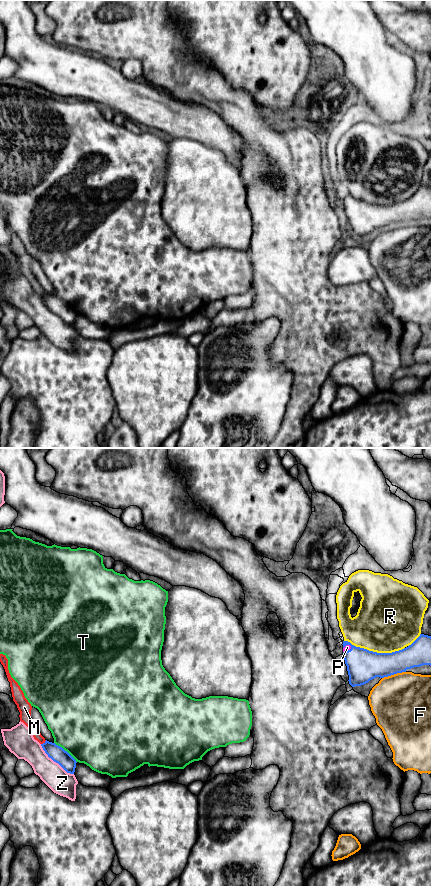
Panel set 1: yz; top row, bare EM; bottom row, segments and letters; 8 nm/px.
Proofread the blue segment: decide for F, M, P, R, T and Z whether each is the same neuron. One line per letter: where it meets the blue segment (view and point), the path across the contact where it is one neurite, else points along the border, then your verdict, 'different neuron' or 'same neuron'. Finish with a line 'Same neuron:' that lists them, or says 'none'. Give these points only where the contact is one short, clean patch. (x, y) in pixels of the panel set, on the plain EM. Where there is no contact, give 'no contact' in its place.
F: contact yz (393, 226); different neuron
M: contact yz (43, 295); different neuron
P: contact yz (348, 202); way yz (363, 217), (348, 202), (347, 199); same neuron
R: contact yz (374, 204); different neuron
T: contact yz (66, 303); different neuron
Z: contact yz (55, 313); different neuron
Same neuron: P

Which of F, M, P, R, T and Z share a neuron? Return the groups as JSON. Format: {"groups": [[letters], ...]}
{"groups": [["F"], ["M"], ["P"], ["R"], ["T"], ["Z"]]}

